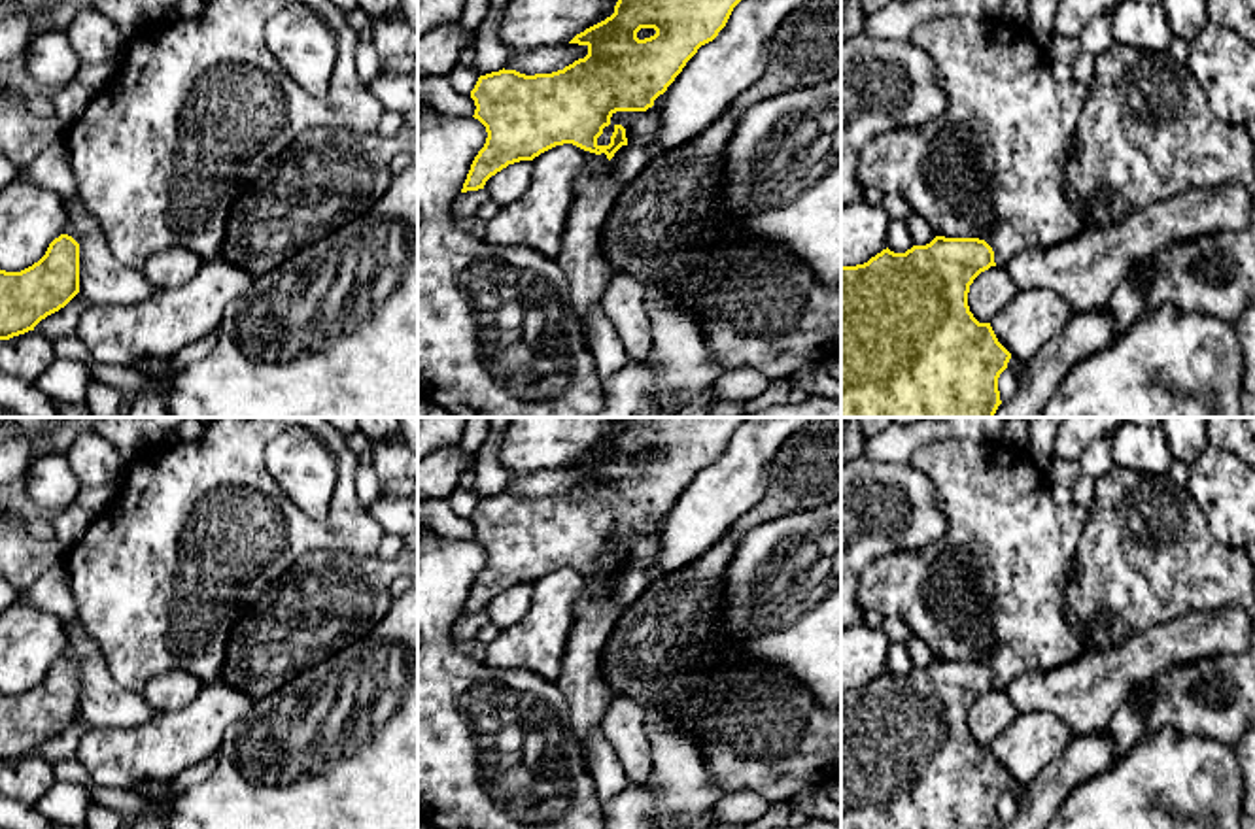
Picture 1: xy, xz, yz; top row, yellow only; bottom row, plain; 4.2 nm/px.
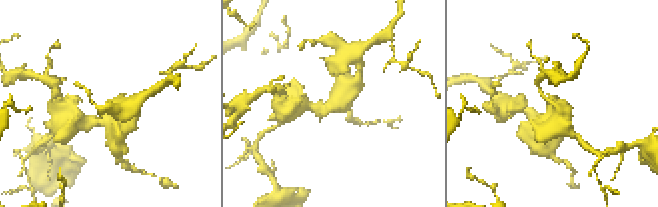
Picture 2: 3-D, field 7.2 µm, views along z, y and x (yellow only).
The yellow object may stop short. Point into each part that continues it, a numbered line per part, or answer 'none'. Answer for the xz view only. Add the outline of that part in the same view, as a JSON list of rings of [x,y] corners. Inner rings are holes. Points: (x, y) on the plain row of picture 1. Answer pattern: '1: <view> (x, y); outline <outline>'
1: xz (581, 680); outline [[[601,576],[575,604],[575,621],[565,646],[561,674],[556,684],[567,699],[571,727],[582,750],[590,735],[601,727],[603,716],[614,699],[614,693],[603,682],[601,655],[622,610],[624,608],[614,601],[614,587],[605,576]]]

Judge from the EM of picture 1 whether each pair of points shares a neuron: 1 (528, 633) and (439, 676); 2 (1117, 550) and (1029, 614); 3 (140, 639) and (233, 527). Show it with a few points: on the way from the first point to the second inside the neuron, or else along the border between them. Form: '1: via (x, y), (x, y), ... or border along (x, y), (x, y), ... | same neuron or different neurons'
1: border along (482, 661), (490, 667), (528, 671) | different neurons
2: border along (1078, 546), (1065, 588), (1065, 622), (1072, 631) | different neurons
3: via (152, 610), (205, 556) | same neuron

